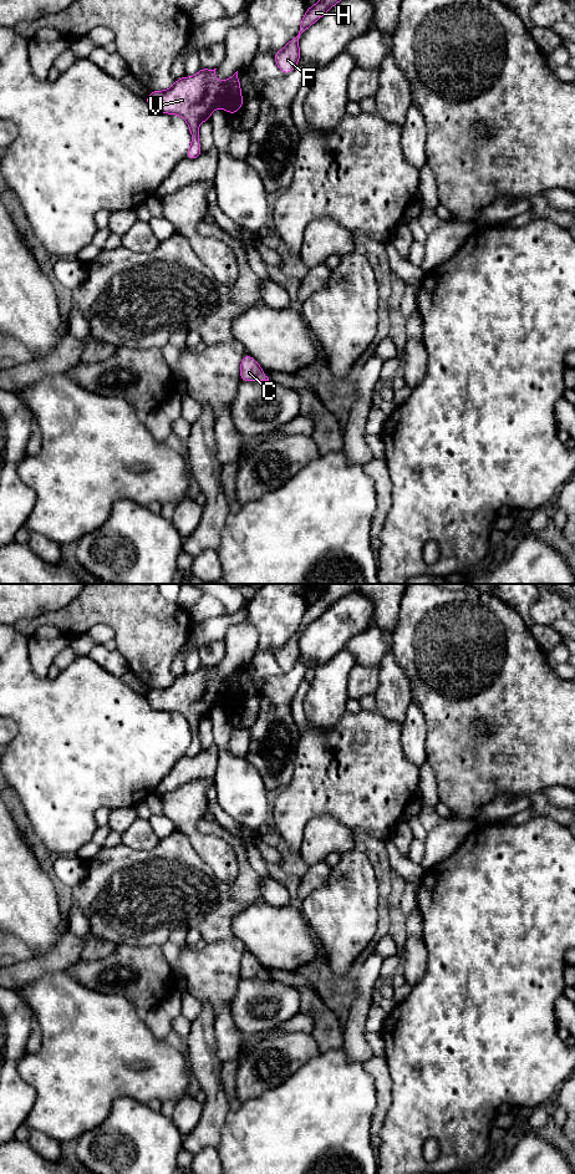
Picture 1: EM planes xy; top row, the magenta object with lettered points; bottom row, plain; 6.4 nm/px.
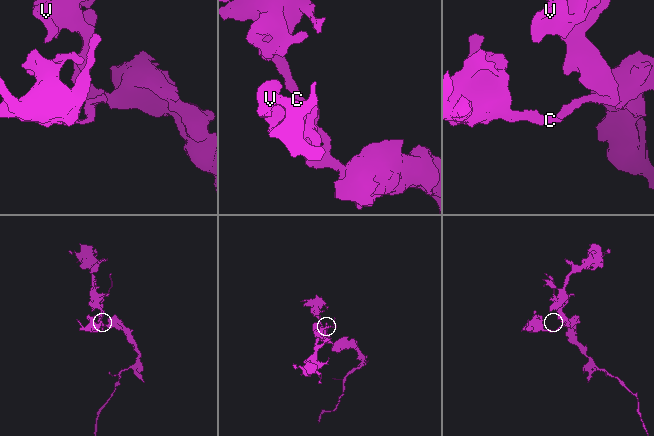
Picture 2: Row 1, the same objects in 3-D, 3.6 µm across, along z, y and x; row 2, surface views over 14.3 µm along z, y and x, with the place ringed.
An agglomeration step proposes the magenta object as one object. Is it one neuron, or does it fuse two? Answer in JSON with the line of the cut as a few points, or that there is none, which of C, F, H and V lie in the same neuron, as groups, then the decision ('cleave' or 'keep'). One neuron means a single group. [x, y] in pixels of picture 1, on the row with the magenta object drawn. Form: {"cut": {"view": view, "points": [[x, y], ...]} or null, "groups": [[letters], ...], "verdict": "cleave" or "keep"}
{"cut": null, "groups": [["C", "F", "H", "V"]], "verdict": "keep"}

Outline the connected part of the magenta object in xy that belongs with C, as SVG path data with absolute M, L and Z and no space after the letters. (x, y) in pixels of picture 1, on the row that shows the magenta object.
M245 355L240 362L240 380L241 381L269 381L269 377L264 375L264 370L250 356Z

